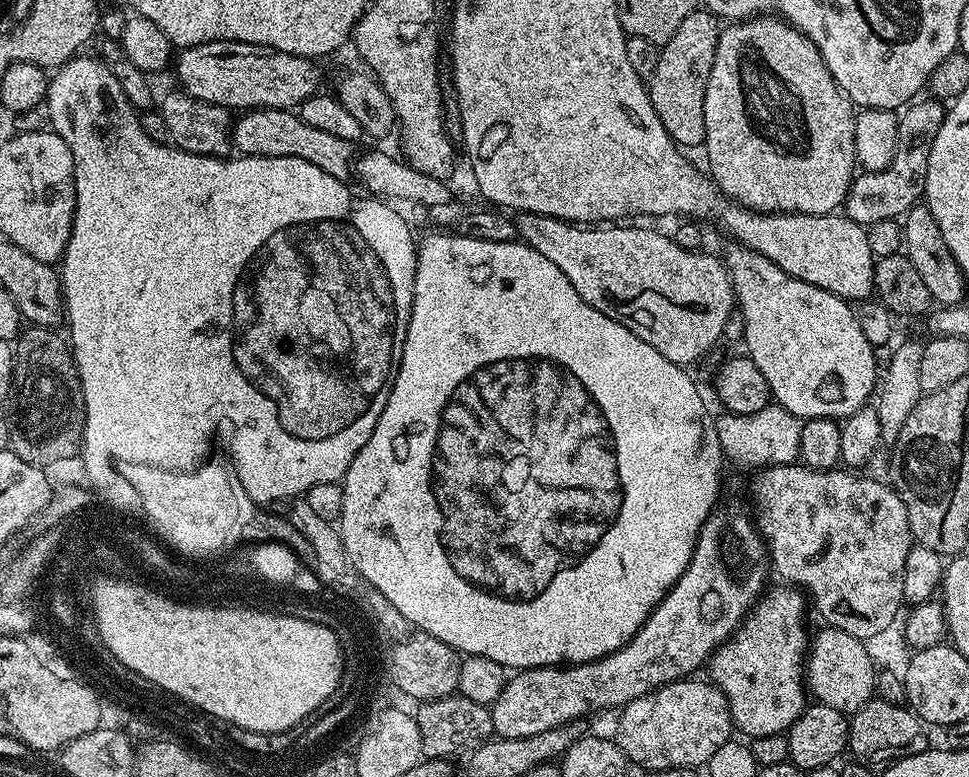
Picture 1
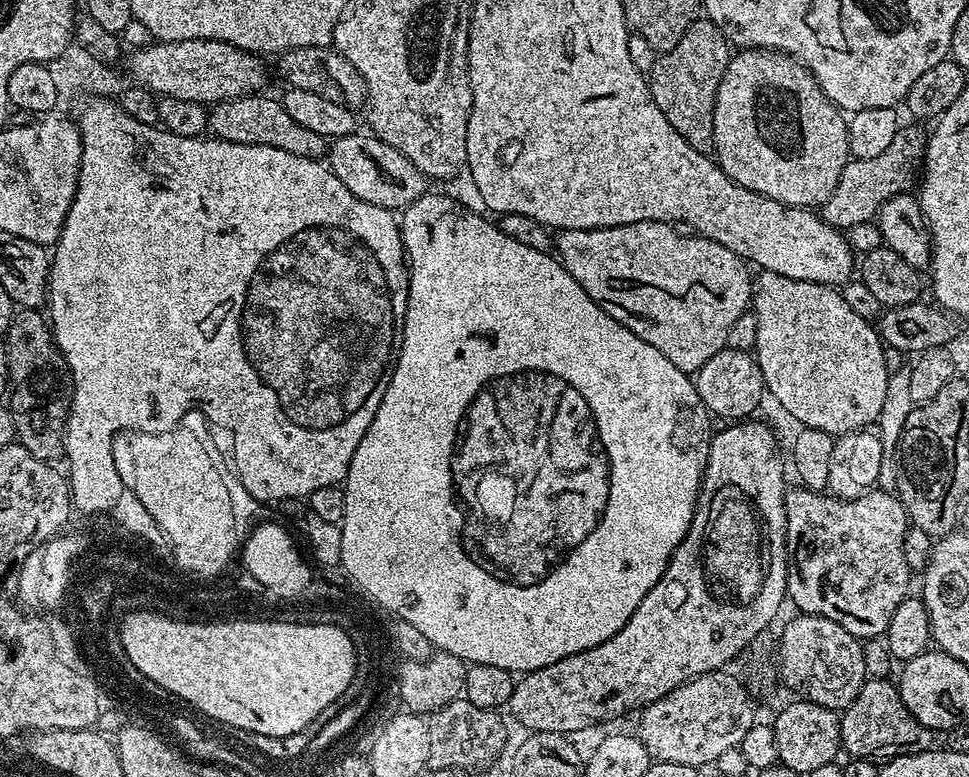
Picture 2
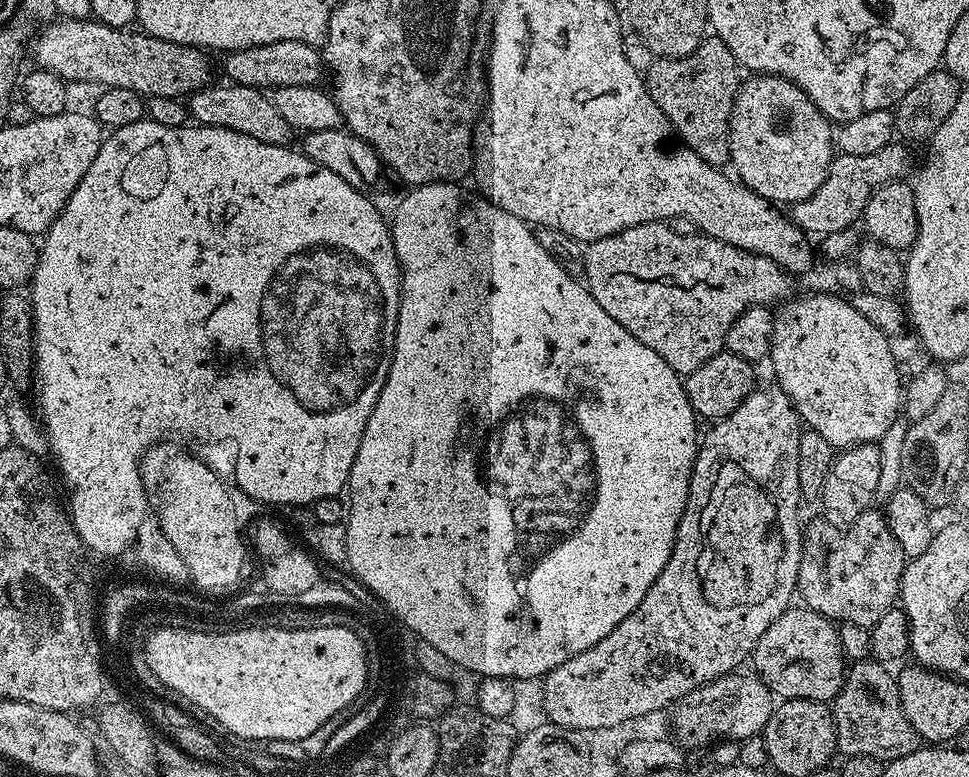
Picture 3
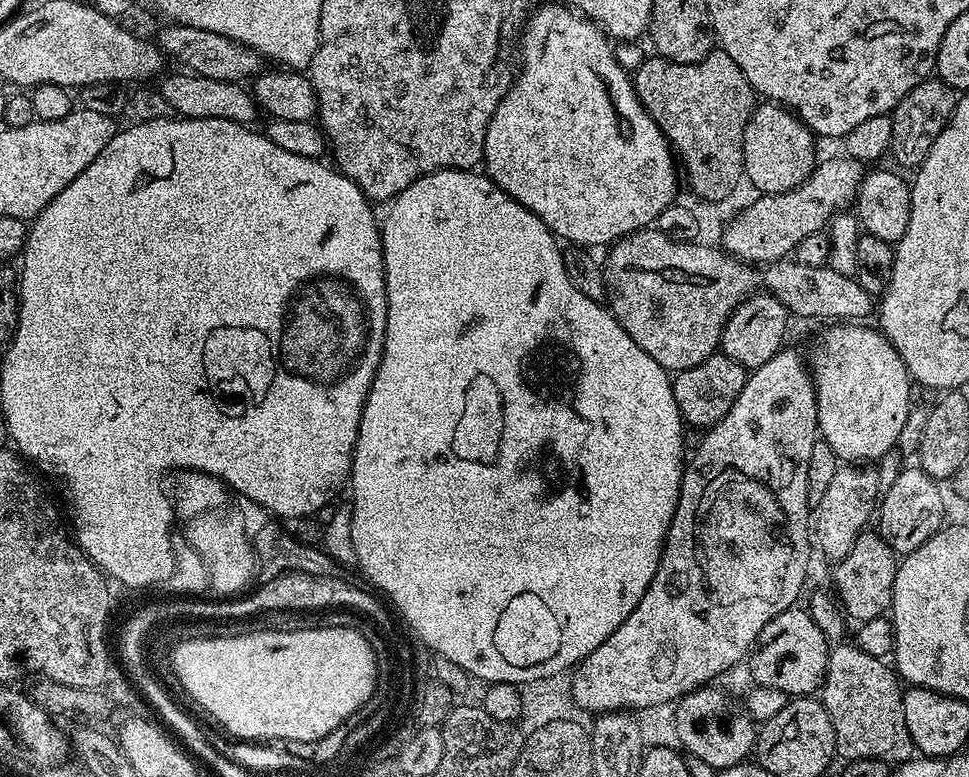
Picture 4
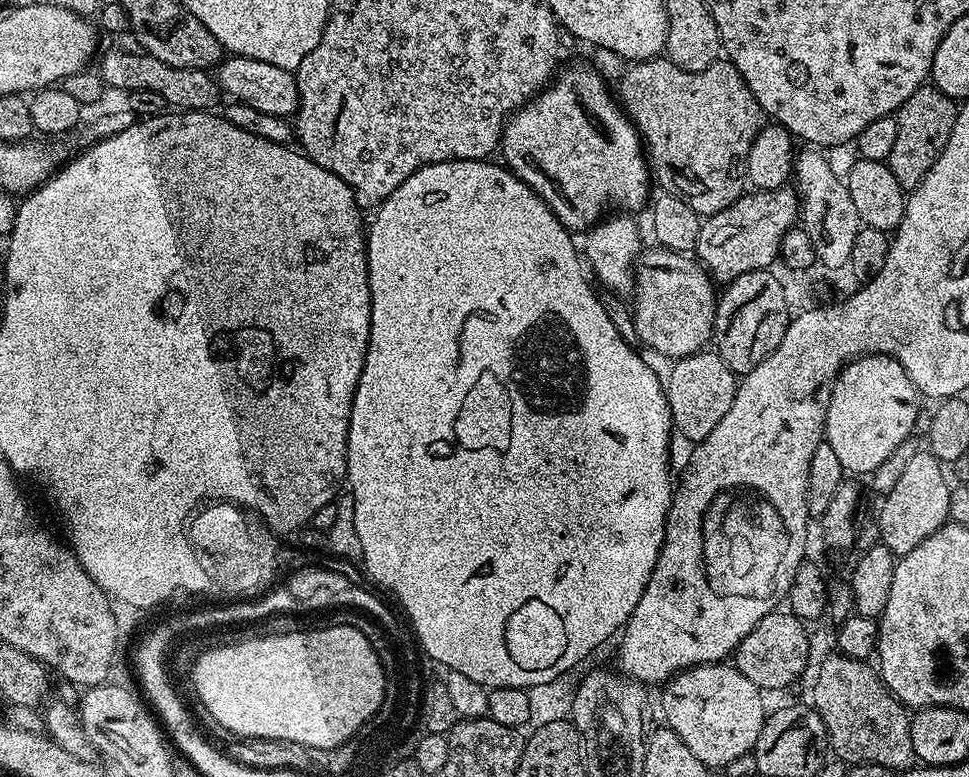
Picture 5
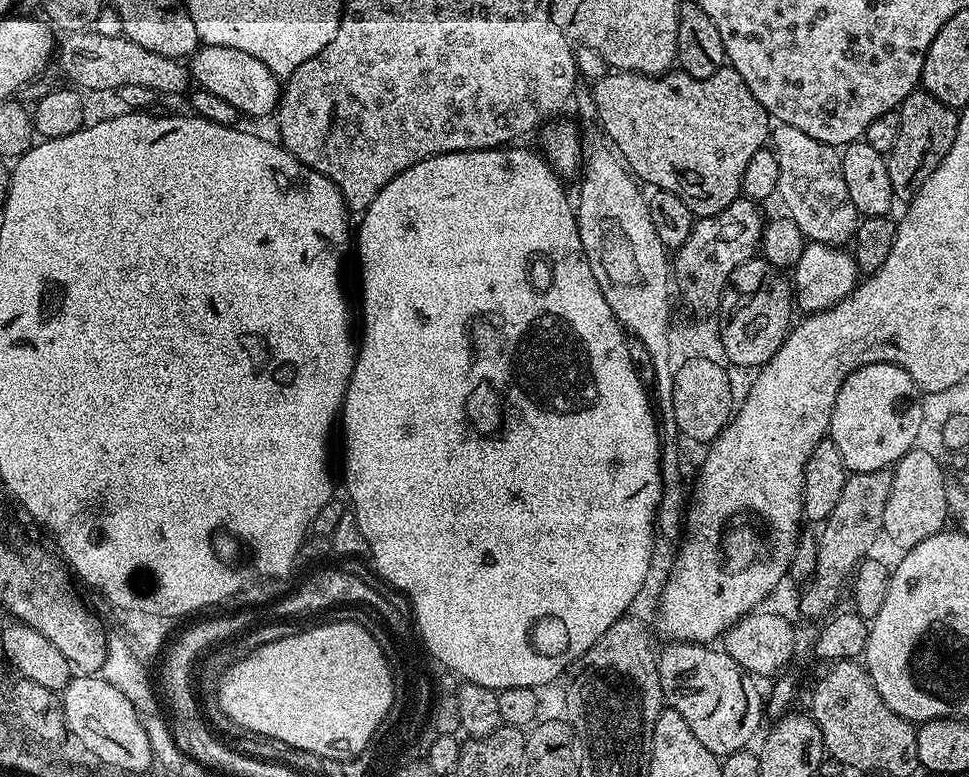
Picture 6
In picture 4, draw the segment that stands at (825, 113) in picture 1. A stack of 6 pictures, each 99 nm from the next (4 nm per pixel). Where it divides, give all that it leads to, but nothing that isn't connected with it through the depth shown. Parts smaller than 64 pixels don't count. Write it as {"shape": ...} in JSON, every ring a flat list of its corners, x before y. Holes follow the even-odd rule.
{"shape":[[764,102,753,108,744,131,744,176,760,194,789,192,812,173,818,163,814,133,783,104]]}

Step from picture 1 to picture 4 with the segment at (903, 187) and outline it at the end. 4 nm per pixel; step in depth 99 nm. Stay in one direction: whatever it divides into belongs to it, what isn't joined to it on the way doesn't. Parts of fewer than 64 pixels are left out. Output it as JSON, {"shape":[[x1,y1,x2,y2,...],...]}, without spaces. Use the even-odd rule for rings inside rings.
{"shape":[[843,154,832,156,829,160,821,159,813,168,812,173,794,190,789,192,773,192,760,194,753,204,748,204,724,228,722,247,730,256,753,266,767,266,776,260,783,260,789,254,795,253,796,245,807,235,825,231,826,225,832,217,851,209,856,202,856,195,860,184,864,181,865,165,858,160,852,160]]}

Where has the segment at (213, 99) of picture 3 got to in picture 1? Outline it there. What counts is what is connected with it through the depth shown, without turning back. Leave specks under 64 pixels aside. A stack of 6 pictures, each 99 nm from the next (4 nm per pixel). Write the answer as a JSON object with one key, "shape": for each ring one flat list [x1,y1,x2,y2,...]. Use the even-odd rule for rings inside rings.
{"shape":[[254,108,237,115,232,125,232,146,237,153,246,156,302,158,302,162,310,162,310,166,318,166,318,170,326,170,326,174,343,181,354,172,353,141,317,130,302,122,295,111,283,108]]}

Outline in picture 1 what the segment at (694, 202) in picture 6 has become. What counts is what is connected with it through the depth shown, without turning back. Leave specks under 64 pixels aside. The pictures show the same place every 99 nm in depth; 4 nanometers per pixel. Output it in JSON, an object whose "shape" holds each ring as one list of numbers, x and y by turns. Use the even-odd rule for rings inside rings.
{"shape":[[707,10,686,14,686,18,682,18,682,26,674,30,674,38,667,40,660,48,658,67,646,81,654,114,662,118,662,126,666,126,666,134,670,134,674,143,684,150,699,149,706,138,704,113,706,82,714,66,714,54,718,50,721,31,721,21]]}

